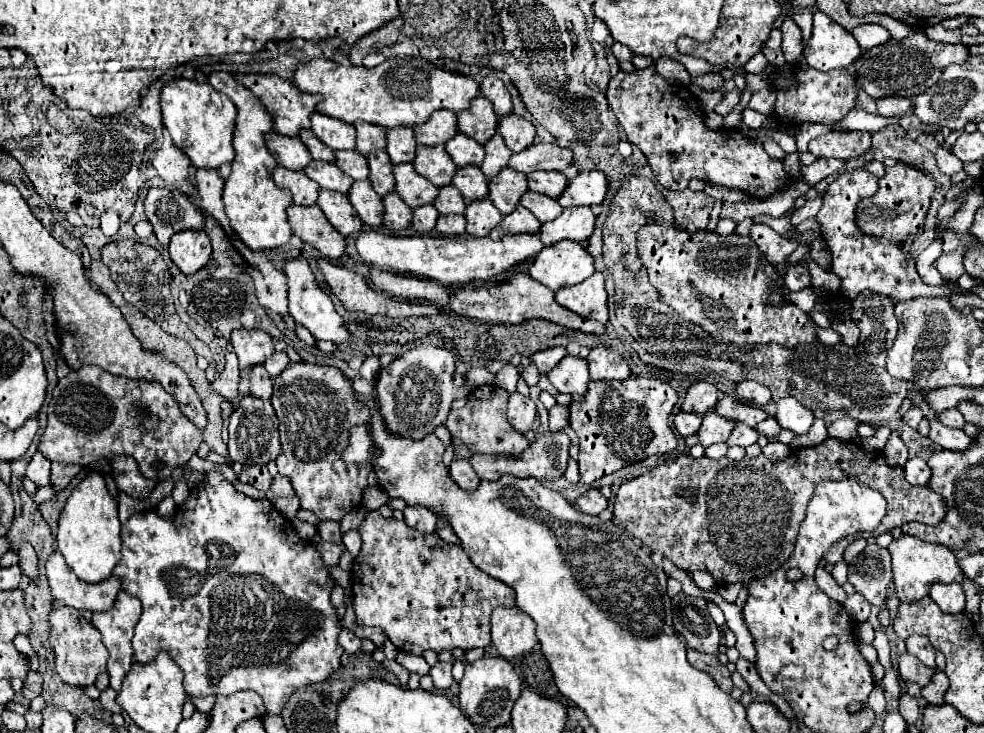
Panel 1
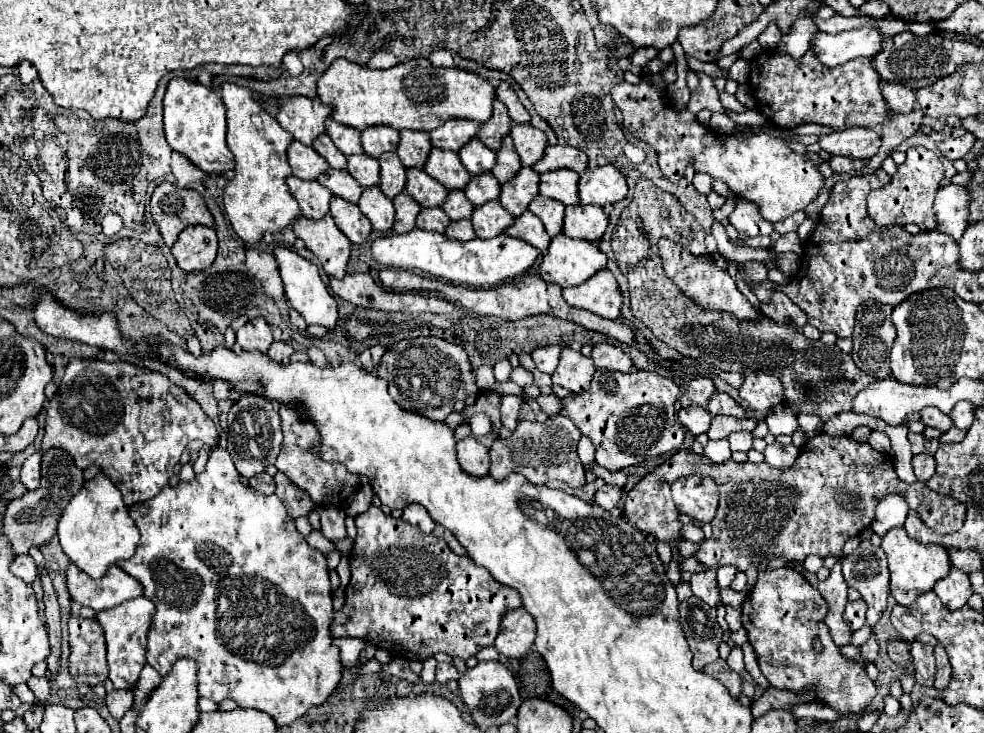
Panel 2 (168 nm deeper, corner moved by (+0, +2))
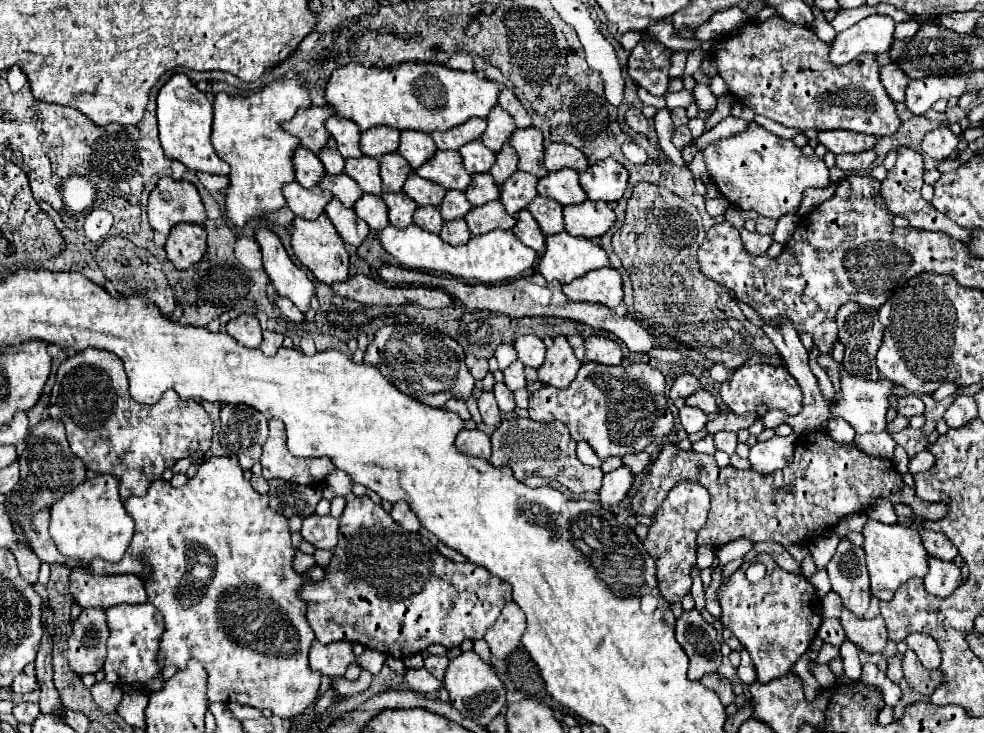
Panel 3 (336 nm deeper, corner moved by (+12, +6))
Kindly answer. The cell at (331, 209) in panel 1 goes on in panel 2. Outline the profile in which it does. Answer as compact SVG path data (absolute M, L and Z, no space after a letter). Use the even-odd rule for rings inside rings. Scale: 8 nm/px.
M332 197L330 201L330 213L338 225L338 229L356 245L362 245L370 231L372 225L368 223L368 219L364 219L364 215L360 213L360 209L354 203L348 203L346 199L340 197Z

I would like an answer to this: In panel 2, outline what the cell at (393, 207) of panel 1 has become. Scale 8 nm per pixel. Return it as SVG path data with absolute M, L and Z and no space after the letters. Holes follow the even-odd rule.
M398 193L394 199L394 207L396 207L396 219L394 219L394 231L396 233L408 233L412 231L416 225L416 215L420 213L420 205L406 193Z

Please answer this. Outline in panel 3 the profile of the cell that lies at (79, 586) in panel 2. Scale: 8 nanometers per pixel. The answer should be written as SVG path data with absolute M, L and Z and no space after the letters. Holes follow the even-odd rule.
M72 569L72 595L80 607L108 609L120 603L146 603L144 581L138 575L90 575Z

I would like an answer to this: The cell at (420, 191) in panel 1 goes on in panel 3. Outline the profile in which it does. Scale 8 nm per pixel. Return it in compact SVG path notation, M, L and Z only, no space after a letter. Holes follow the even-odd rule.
M412 173L404 183L404 193L410 195L416 205L440 205L446 195L446 189Z

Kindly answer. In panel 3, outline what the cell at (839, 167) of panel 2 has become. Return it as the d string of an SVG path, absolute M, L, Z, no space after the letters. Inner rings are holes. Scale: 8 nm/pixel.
M864 151L864 153L856 153L856 155L836 155L836 167L840 169L848 169L848 171L860 171L860 169L868 169L876 159L876 151Z

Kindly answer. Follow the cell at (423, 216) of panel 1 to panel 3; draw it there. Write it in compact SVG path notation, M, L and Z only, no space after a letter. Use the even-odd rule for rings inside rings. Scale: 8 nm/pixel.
M428 205L428 207L418 207L418 211L414 215L414 223L418 227L430 231L430 233L440 233L440 229L444 225L444 219L442 219L438 207Z

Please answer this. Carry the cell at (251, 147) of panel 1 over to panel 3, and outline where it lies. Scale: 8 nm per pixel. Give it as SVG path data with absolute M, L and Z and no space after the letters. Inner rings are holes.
M296 71L294 75L274 79L274 83L250 97L230 97L226 93L216 95L212 145L218 157L230 165L226 215L236 227L244 227L248 219L286 205L282 187L296 177L292 155L296 147L300 147L300 141L284 131L282 123L288 121L288 117L294 117L300 107L312 107L312 97L304 77Z

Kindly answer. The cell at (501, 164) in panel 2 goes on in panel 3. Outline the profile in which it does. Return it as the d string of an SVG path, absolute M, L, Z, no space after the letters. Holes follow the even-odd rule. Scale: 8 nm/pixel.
M506 143L504 149L498 153L498 159L496 159L494 167L490 169L490 173L494 175L494 181L498 185L502 185L516 169L518 169L518 155L516 155L516 151L512 151L512 145Z

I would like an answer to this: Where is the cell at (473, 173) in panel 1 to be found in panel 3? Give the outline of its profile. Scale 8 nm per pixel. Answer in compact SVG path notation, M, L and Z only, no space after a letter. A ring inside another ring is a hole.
M476 173L472 175L472 183L466 189L466 197L474 207L478 207L500 199L500 187L494 183L494 177L490 173Z

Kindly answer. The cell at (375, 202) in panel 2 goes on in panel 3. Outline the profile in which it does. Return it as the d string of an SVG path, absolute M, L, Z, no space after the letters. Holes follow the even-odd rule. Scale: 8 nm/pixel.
M362 195L360 201L354 205L354 211L360 219L364 219L370 229L374 231L382 231L384 227L388 227L388 209L386 203L382 201L382 197L376 195Z

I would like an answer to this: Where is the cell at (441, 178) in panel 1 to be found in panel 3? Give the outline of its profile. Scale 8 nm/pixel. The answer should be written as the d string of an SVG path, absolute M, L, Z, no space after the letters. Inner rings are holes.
M438 151L428 163L424 163L416 173L428 181L442 185L444 189L468 189L472 175L464 169L458 151Z

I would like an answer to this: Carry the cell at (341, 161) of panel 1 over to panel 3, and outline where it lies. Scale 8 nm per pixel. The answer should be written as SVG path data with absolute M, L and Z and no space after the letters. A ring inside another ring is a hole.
M360 157L360 159L346 159L346 175L350 175L364 193L382 195L380 183L380 163L374 157Z

